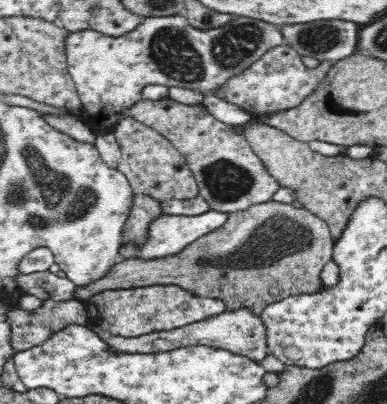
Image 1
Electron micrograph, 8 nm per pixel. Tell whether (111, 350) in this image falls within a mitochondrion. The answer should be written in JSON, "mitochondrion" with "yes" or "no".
{"mitochondrion":"no"}

